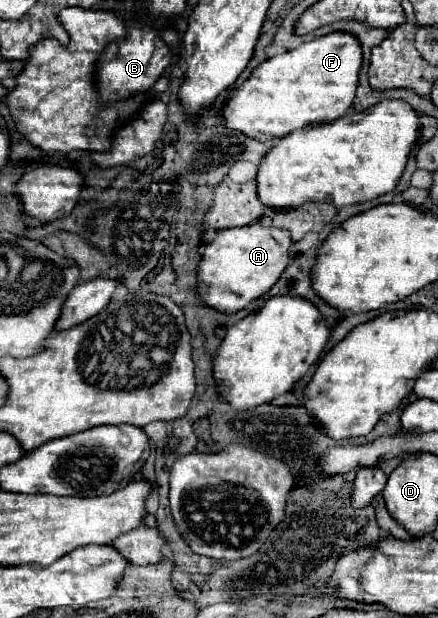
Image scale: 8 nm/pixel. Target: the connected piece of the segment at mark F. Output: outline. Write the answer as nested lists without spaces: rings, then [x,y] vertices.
[[[333,32],[295,50],[279,54],[259,64],[251,76],[235,88],[221,118],[229,130],[237,130],[255,140],[283,138],[309,124],[325,124],[341,118],[353,106],[361,68],[359,40],[345,32]]]

